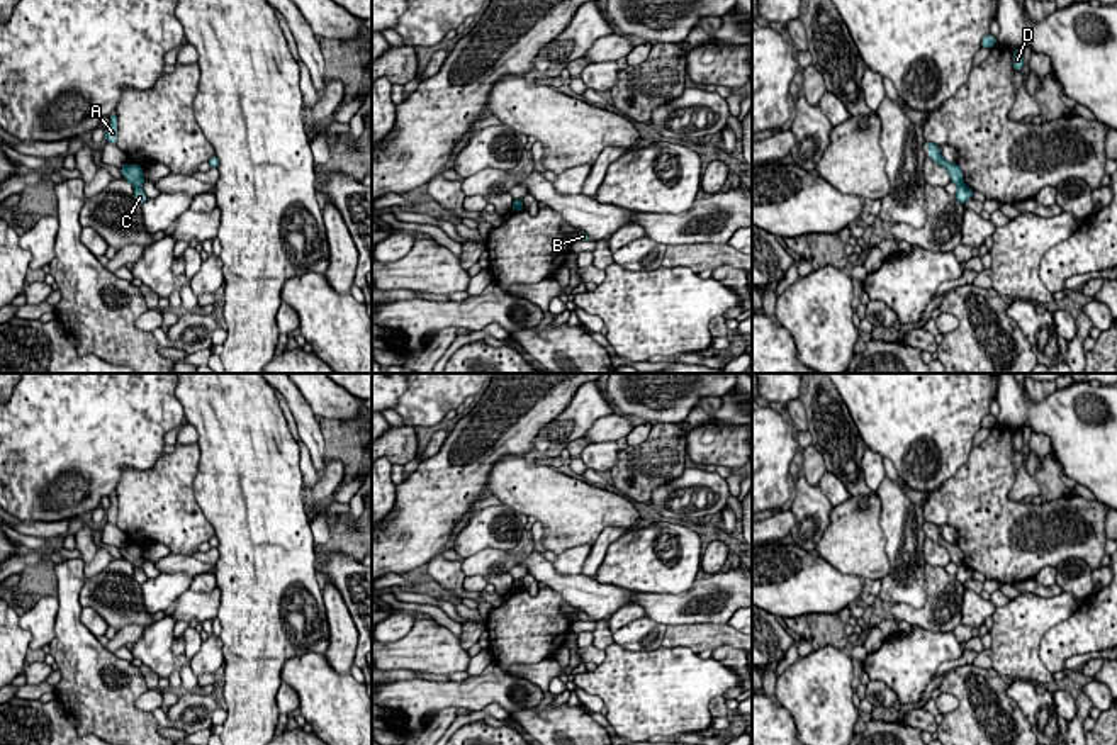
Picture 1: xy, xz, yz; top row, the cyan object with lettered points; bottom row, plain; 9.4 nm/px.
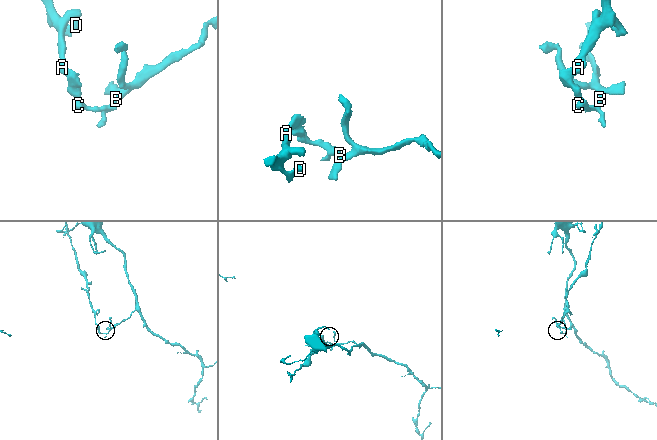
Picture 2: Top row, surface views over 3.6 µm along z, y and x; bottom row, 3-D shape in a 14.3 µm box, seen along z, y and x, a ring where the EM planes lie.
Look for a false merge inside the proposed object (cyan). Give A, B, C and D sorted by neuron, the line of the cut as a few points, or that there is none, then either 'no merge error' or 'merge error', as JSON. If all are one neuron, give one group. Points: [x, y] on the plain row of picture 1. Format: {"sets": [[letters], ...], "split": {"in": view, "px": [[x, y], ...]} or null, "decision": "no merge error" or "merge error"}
{"sets": [["A", "D"], ["B", "C"]], "split": {"in": "yz", "px": [[963, 562], [958, 567]]}, "decision": "merge error"}

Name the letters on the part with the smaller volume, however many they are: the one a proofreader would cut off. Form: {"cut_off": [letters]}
{"cut_off": ["A", "D"]}

